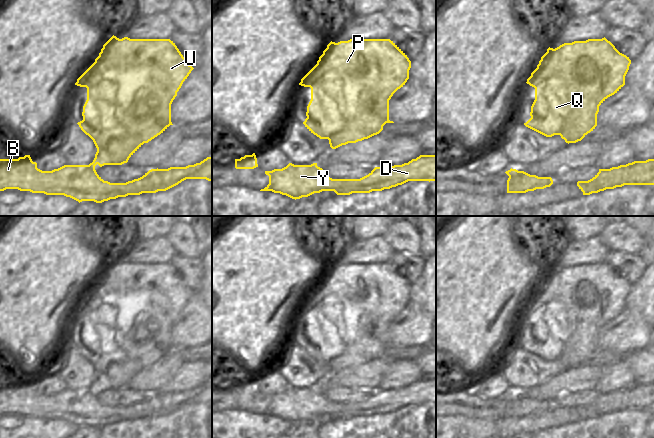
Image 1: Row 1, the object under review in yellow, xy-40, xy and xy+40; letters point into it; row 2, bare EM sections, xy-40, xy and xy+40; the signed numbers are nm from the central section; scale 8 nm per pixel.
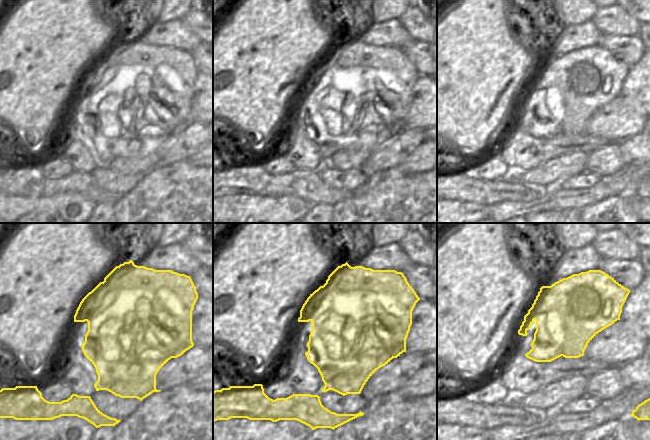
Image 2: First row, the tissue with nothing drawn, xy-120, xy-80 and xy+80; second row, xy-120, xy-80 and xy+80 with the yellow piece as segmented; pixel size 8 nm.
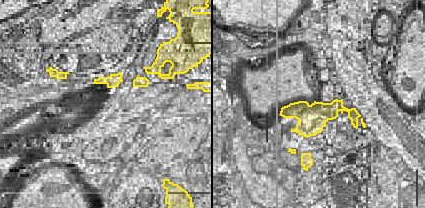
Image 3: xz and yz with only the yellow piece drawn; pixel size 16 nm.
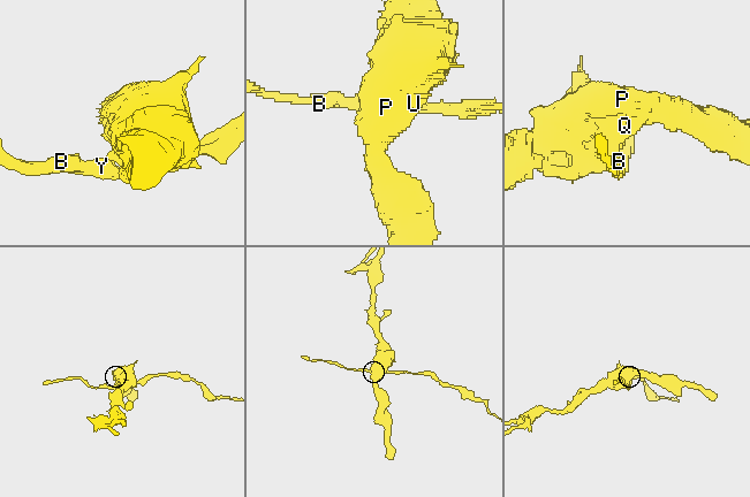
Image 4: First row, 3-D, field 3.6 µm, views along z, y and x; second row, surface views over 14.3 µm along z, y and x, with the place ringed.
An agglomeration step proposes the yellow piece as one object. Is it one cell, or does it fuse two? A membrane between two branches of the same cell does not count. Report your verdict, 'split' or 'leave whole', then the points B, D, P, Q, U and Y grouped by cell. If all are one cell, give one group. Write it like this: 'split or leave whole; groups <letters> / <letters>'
split; groups B D Y / P Q U

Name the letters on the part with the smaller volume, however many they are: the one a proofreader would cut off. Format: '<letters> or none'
B, D, Y

